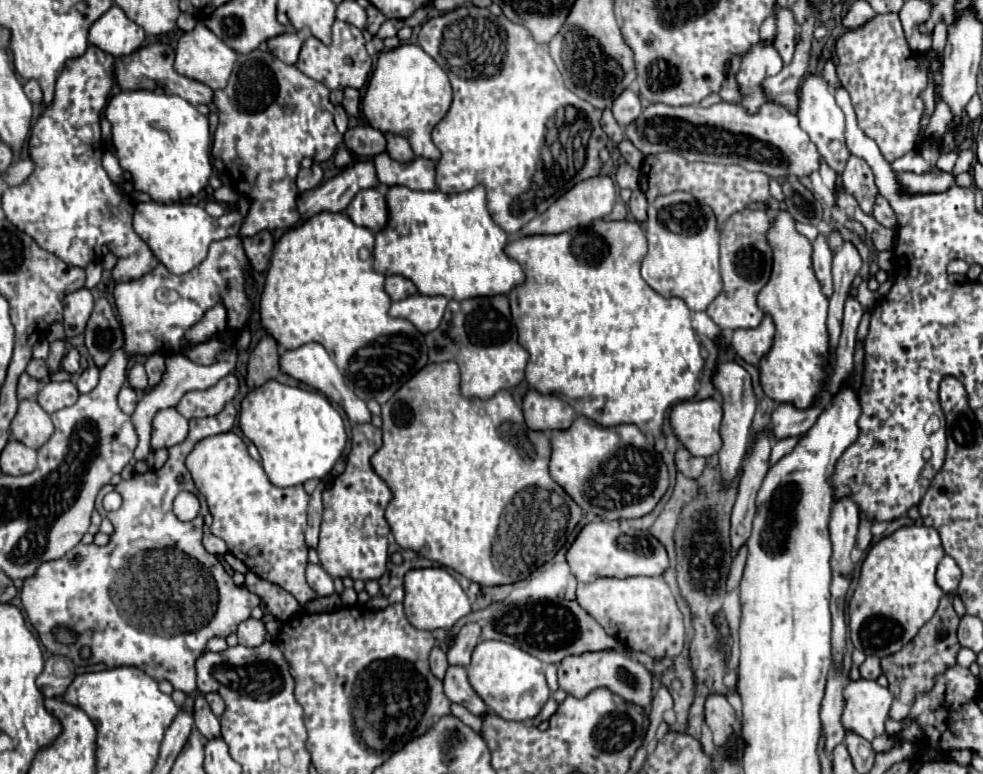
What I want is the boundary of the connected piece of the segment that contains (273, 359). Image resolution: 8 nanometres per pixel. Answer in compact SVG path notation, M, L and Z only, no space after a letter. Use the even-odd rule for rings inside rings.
M263 337L257 347L253 349L251 357L249 357L249 365L247 365L247 385L251 389L261 387L263 383L267 383L269 379L275 379L279 383L285 385L299 385L293 377L281 373L279 369L279 351L277 351L277 343L273 337Z

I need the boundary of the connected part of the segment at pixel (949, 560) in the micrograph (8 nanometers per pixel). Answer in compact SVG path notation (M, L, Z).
M945 555L937 567L937 583L945 593L953 593L961 581L961 569L957 561L949 555Z

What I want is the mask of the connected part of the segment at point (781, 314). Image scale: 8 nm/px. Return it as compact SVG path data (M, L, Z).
M777 211L775 223L769 229L769 245L773 247L773 271L769 283L761 289L757 295L757 305L773 317L775 321L775 341L767 357L759 363L761 373L761 387L767 397L779 403L789 403L797 409L809 409L817 399L819 393L827 381L825 367L831 365L831 349L829 349L829 331L827 331L827 303L829 299L821 291L821 285L815 277L813 265L811 265L811 241L797 233L795 221L787 211Z

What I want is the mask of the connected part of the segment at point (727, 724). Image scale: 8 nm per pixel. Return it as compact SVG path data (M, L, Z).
M711 693L707 697L707 701L705 701L705 721L707 721L709 729L713 731L715 747L721 747L721 743L725 743L725 739L729 739L729 735L733 733L733 727L737 727L737 731L741 729L737 713L729 705L727 697L719 695L719 693Z

